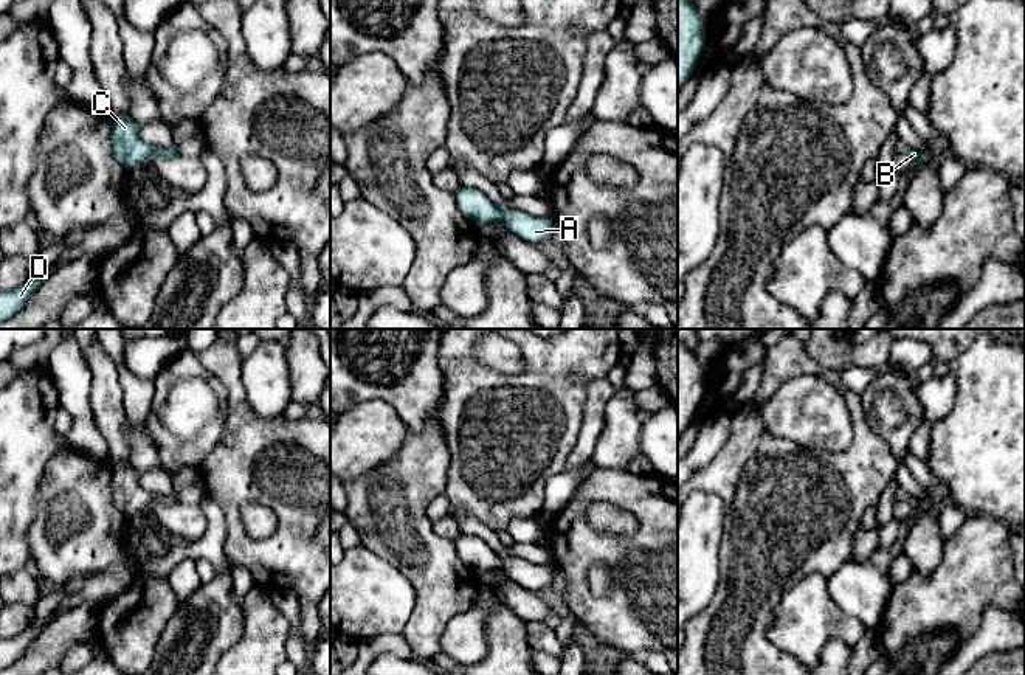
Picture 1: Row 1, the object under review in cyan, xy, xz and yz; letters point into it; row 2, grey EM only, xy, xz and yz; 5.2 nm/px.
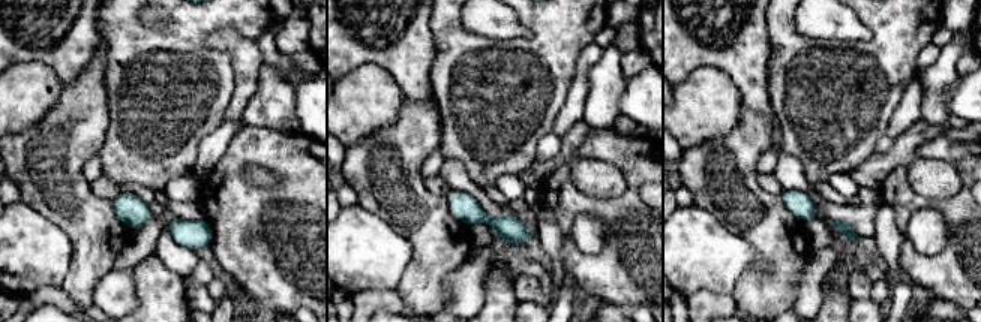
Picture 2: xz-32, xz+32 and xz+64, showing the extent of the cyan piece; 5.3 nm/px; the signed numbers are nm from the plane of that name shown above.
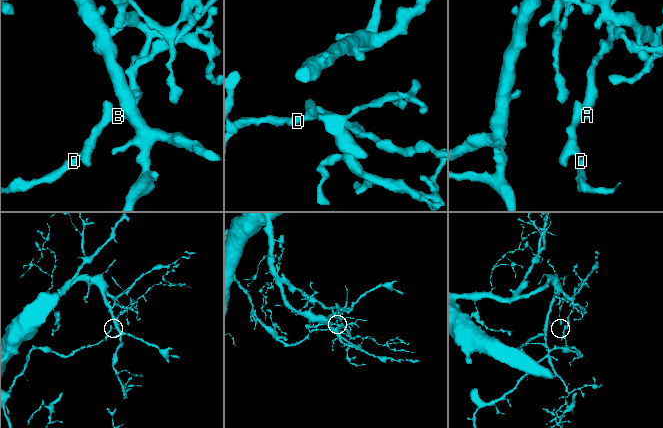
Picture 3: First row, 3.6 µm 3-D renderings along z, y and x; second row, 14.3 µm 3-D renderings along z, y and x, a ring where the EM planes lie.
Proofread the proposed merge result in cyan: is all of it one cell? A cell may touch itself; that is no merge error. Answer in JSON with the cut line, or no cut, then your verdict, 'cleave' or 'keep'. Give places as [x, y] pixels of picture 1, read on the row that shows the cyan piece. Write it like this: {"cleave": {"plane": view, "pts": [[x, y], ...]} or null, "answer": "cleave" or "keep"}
{"cleave": null, "answer": "keep"}

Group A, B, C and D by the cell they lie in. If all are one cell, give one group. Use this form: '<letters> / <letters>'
A B C D

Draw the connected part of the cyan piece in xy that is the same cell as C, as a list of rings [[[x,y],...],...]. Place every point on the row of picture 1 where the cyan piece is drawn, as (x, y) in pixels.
[[[110,115],[110,119],[113,157],[127,172],[138,164],[149,163],[155,155],[178,158],[174,146],[154,149],[146,144],[140,137],[140,124],[132,116]]]

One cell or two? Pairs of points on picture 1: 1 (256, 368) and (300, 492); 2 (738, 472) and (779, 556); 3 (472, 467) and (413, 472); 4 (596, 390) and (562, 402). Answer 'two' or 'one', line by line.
1: two
2: one
3: two
4: two

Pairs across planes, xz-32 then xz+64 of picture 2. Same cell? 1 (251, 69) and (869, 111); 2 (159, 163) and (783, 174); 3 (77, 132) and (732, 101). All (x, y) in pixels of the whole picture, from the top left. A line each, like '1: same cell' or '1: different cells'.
1: different cells
2: different cells
3: different cells

